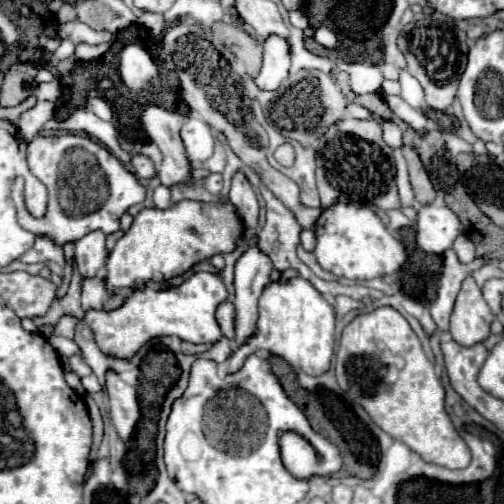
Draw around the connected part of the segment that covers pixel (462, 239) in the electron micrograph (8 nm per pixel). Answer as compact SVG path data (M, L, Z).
M460 235L454 241L454 251L458 253L458 257L460 257L462 263L468 263L468 261L472 261L472 257L476 257L474 255L474 243L466 235Z

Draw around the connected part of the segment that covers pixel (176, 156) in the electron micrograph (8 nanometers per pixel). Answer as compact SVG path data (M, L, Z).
M148 105L142 111L142 125L148 137L164 153L164 161L158 167L160 183L170 187L174 183L186 183L190 177L190 163L180 139L180 129L184 125L184 115L168 111L156 105Z

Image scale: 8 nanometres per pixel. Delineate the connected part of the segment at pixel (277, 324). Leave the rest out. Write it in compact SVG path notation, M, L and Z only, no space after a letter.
M294 277L290 281L274 281L270 283L258 301L260 319L258 331L250 339L250 343L238 347L234 355L230 355L220 365L220 375L230 375L242 367L246 357L258 349L268 349L278 357L286 359L294 369L304 371L308 375L322 375L330 369L330 359L334 353L334 307L302 277Z

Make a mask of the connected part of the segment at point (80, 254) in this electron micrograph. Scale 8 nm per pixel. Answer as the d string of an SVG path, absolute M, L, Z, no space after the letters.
M92 231L76 243L76 267L82 277L94 277L106 263L106 235Z

